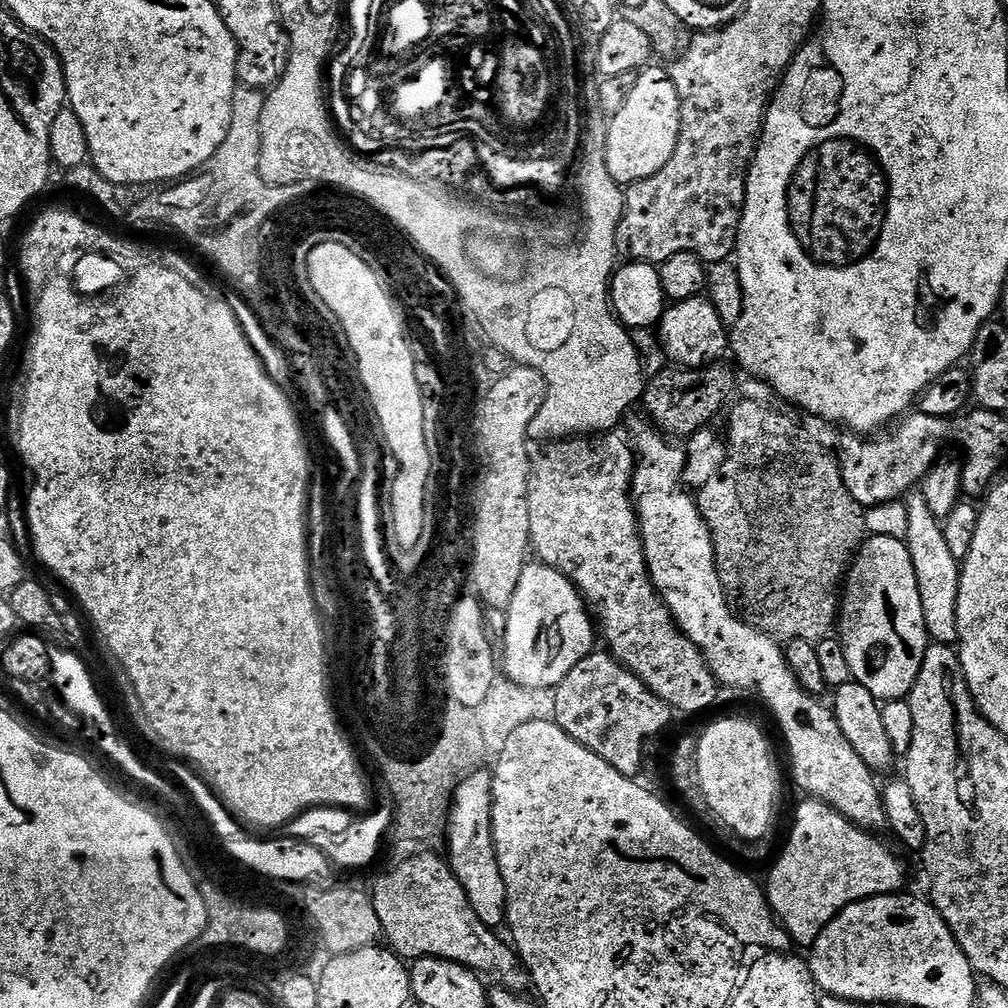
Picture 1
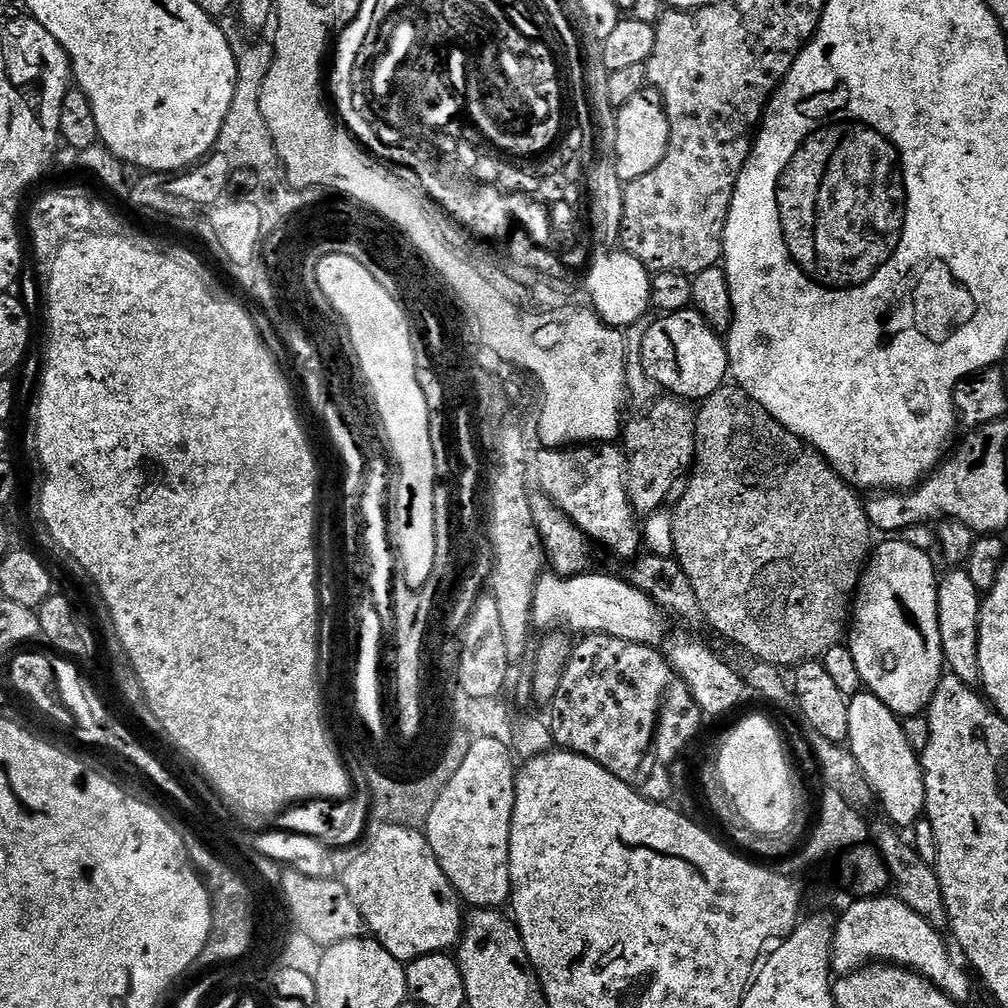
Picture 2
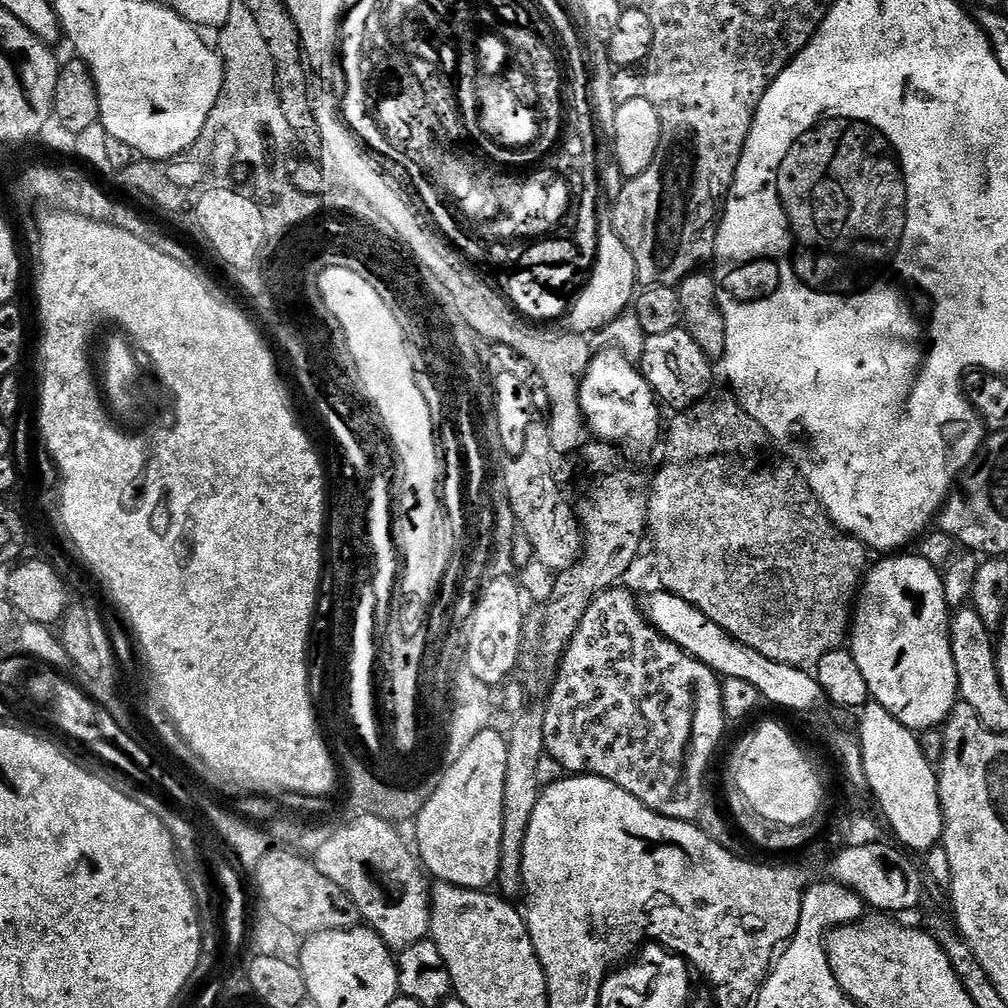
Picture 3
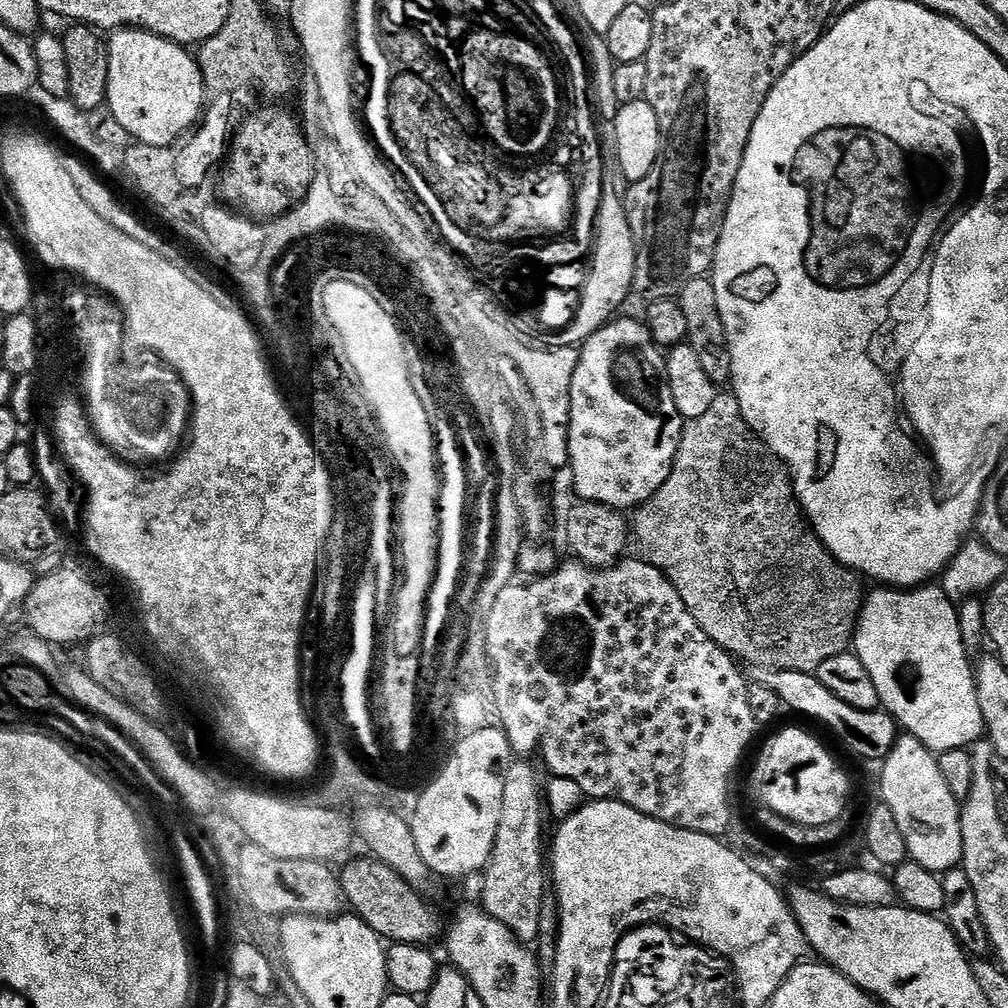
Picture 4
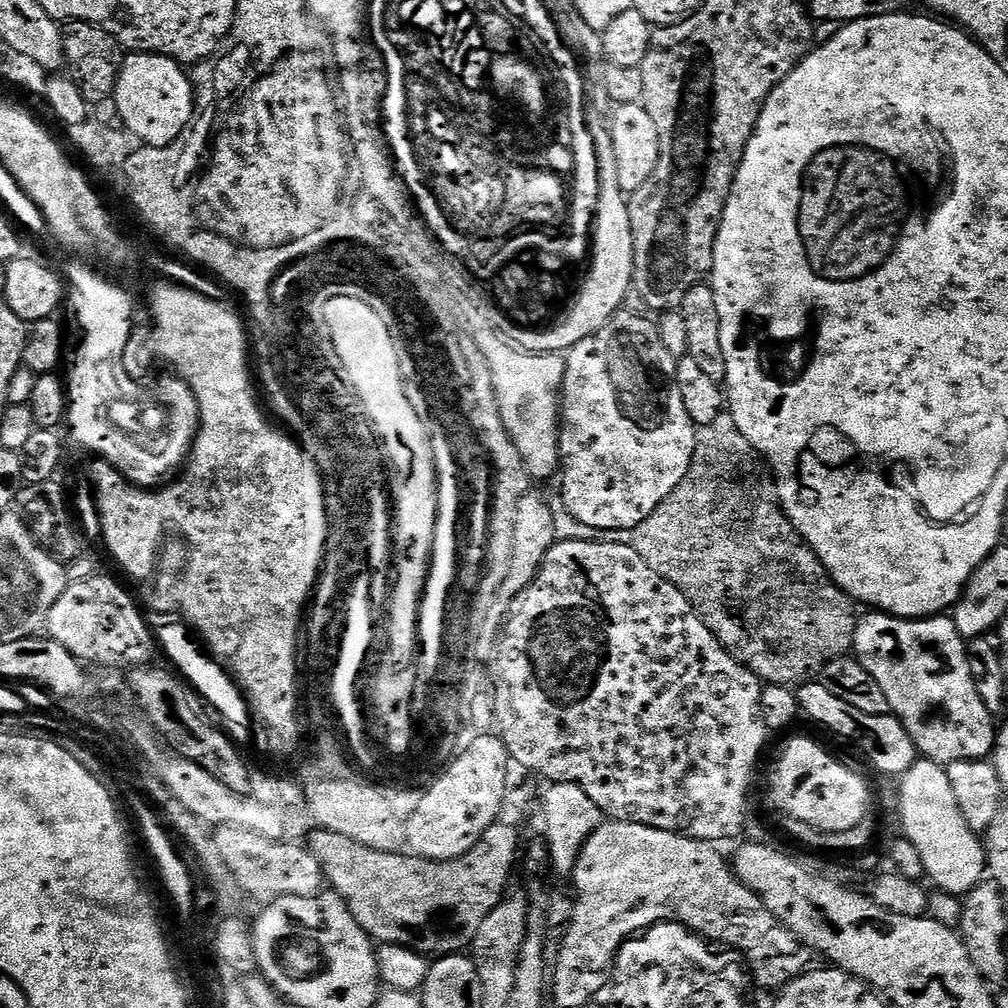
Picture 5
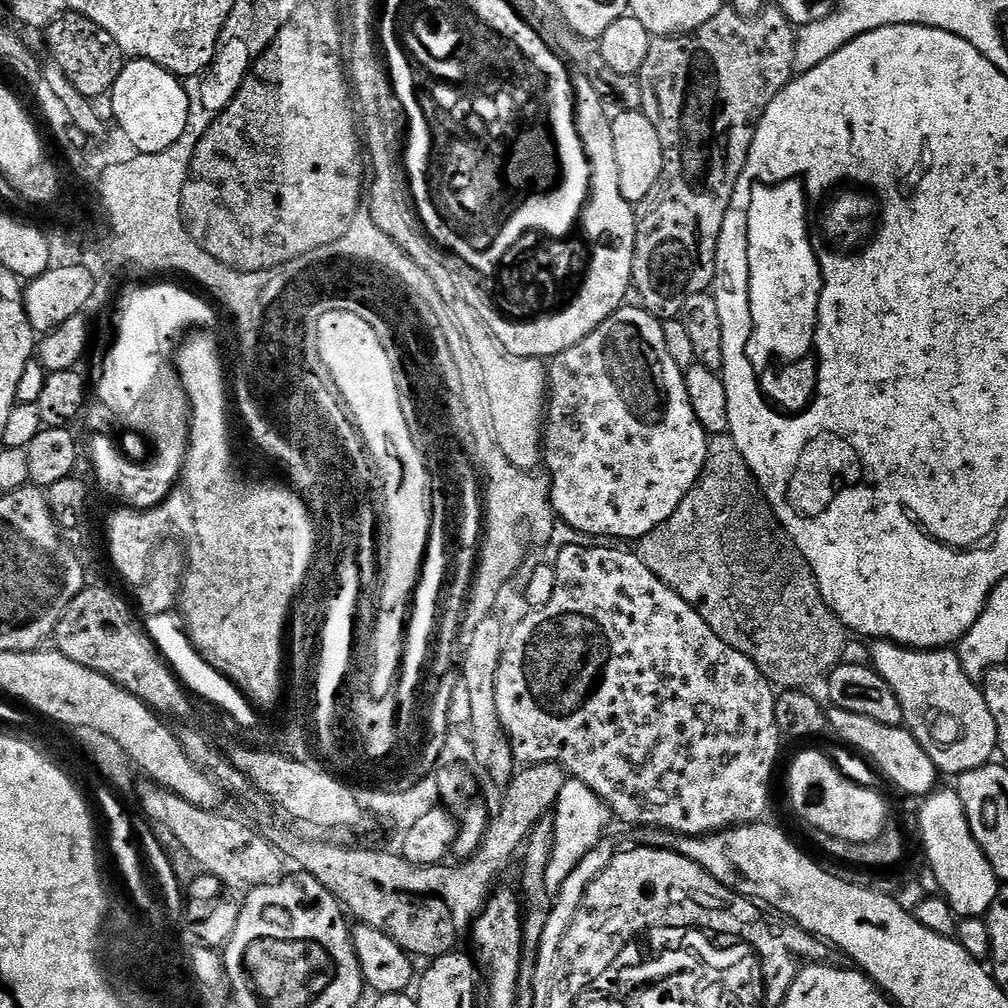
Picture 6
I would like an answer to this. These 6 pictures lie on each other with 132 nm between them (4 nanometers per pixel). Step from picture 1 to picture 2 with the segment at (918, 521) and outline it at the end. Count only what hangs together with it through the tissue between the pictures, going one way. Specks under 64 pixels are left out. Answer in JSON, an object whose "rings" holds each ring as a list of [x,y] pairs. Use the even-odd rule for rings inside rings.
{"rings":[[[948,570],[939,577],[938,590],[938,634],[942,638],[942,654],[947,671],[964,684],[980,684],[978,666],[978,626],[982,596],[978,586],[970,582],[967,570]]]}

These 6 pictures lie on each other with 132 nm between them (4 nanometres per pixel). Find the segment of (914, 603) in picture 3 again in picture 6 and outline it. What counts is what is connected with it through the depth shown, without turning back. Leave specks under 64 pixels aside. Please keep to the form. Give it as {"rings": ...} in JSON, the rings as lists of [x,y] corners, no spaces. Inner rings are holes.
{"rings":[[[878,640],[871,645],[870,664],[888,683],[890,690],[898,694],[898,702],[902,702],[904,724],[941,773],[949,772],[952,778],[959,778],[962,773],[982,767],[997,755],[998,730],[994,726],[994,717],[986,707],[981,685],[965,674],[960,665],[960,657],[955,651],[942,648],[909,648],[896,644],[893,640]]]}

